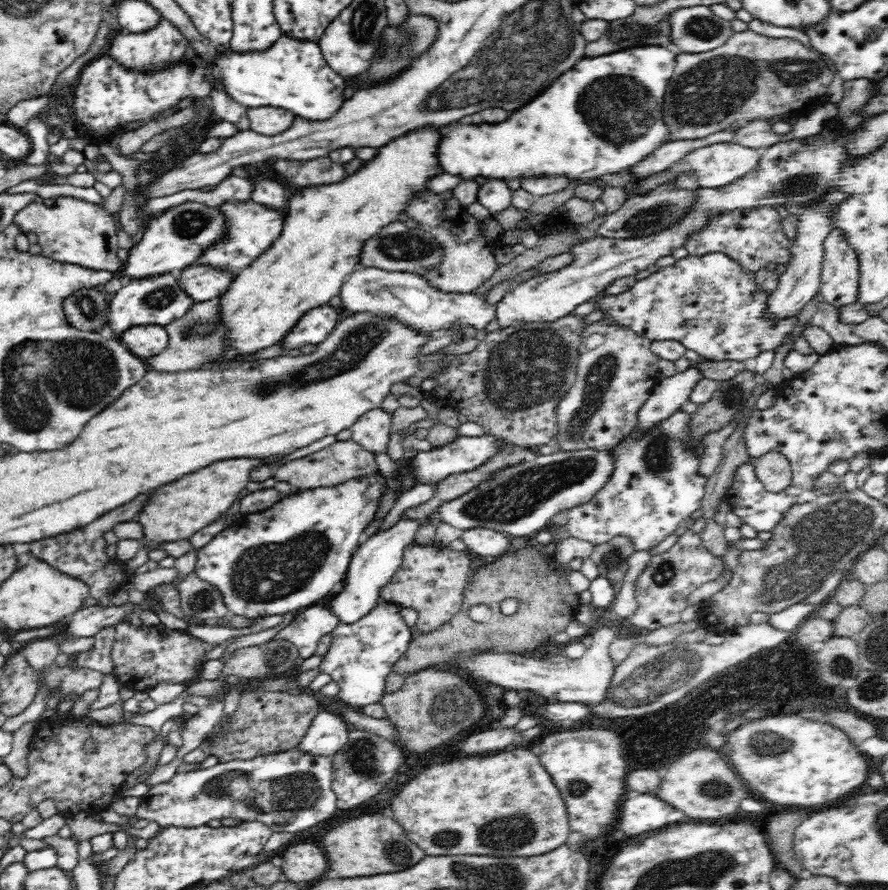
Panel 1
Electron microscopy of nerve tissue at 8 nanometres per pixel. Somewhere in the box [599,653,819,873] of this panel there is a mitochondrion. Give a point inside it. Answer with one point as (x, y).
(638, 734)

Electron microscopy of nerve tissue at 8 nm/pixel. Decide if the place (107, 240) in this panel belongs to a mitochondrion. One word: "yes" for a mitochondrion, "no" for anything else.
no

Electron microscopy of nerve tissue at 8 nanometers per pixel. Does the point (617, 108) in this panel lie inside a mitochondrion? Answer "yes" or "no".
yes

